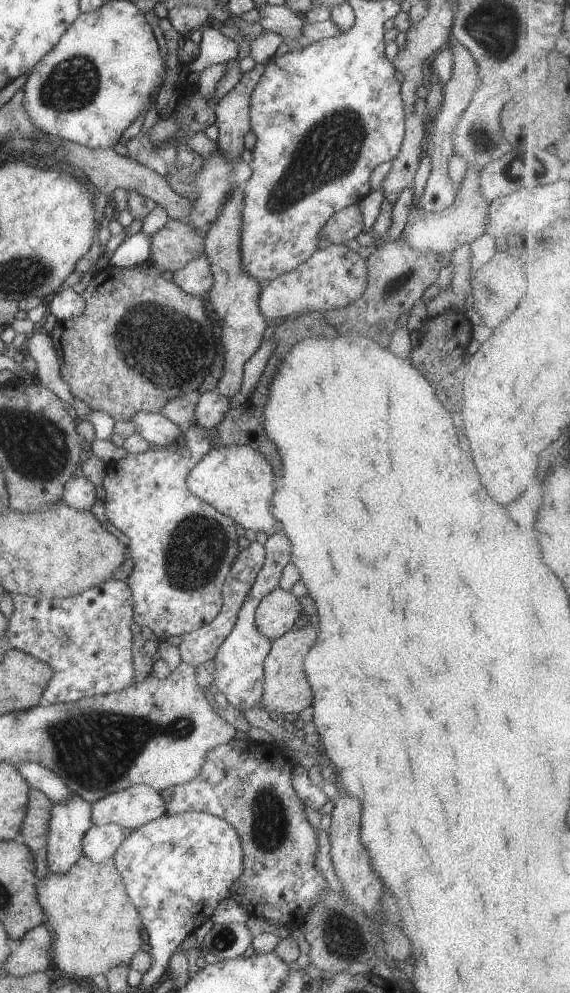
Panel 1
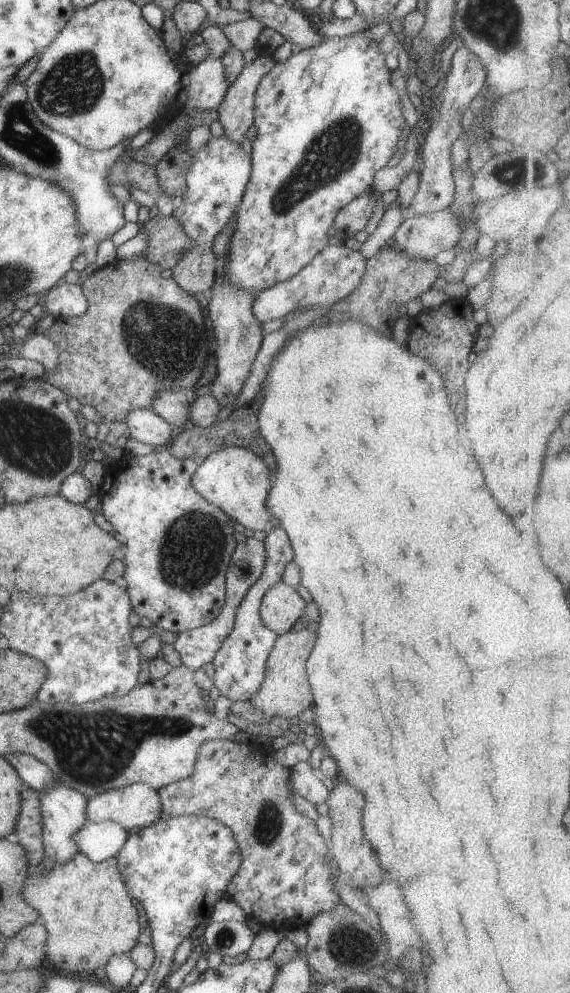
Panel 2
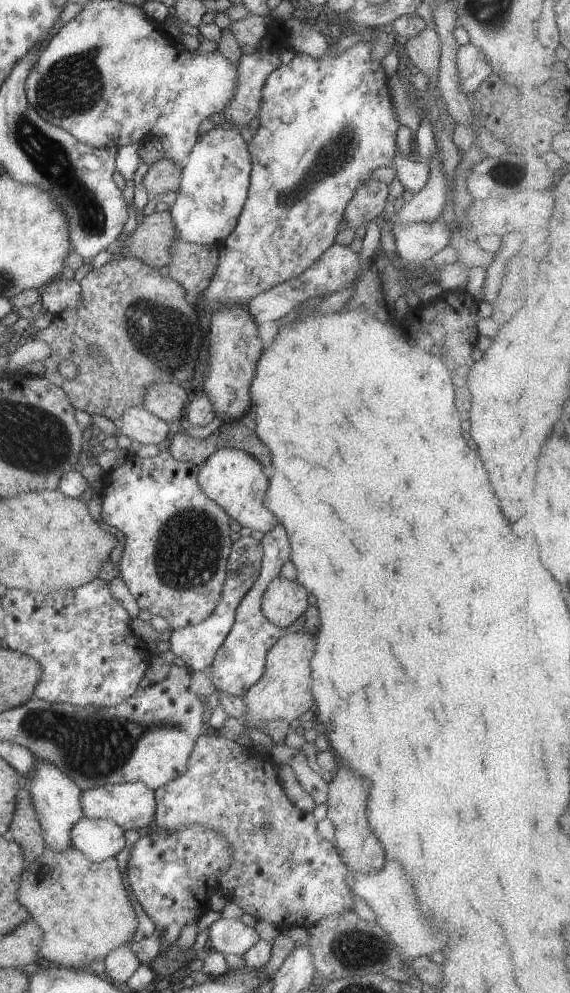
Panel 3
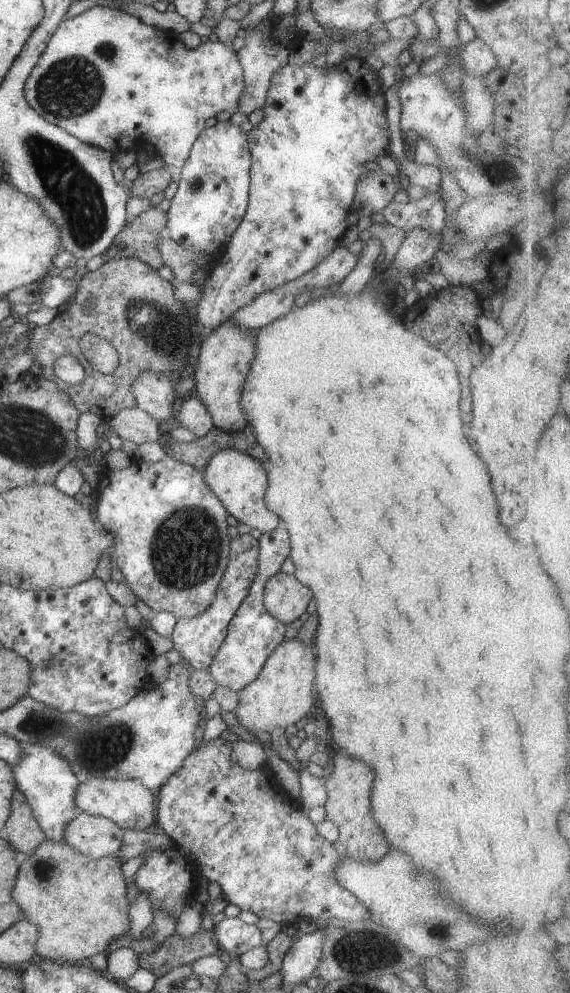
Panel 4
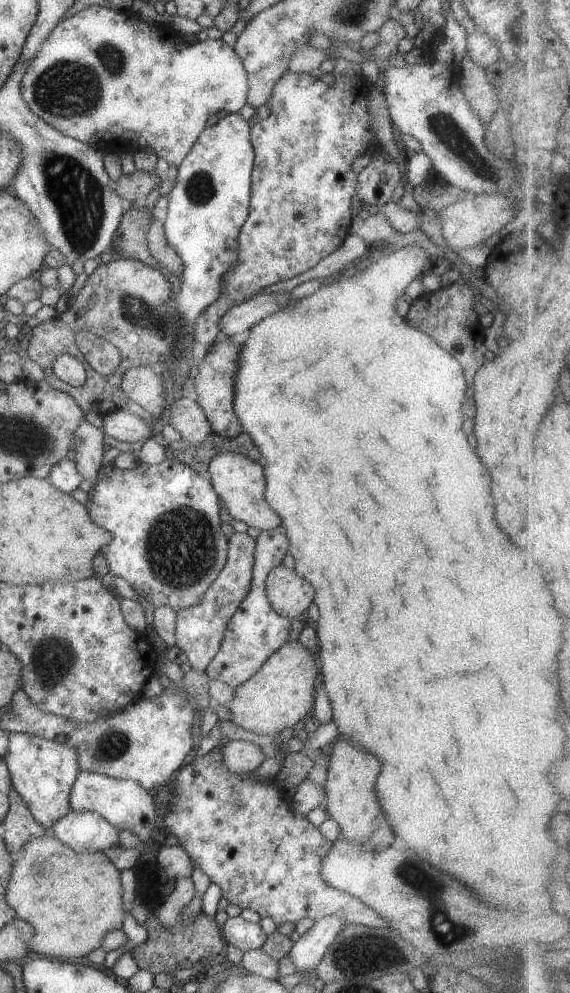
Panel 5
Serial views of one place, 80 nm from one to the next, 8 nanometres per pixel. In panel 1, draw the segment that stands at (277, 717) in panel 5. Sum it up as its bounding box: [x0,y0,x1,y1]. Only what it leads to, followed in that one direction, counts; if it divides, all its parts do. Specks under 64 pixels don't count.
[259,626,317,714]

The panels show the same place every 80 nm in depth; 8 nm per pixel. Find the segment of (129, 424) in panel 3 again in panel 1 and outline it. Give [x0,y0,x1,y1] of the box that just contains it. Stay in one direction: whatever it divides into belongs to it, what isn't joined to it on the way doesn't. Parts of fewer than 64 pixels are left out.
[130,411,183,447]

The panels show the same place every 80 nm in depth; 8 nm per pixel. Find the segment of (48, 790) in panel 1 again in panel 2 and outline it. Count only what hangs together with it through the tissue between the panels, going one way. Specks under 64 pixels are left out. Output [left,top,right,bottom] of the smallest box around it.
[4,752,55,792]

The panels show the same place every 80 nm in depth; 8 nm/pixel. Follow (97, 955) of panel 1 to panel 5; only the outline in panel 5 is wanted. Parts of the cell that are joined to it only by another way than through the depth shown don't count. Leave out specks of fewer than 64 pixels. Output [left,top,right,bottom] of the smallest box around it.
[4,835,125,958]

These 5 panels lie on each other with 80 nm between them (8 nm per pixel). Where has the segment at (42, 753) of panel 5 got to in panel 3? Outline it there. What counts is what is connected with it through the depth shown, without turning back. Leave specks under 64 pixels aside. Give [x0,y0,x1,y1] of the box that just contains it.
[21,756,82,852]

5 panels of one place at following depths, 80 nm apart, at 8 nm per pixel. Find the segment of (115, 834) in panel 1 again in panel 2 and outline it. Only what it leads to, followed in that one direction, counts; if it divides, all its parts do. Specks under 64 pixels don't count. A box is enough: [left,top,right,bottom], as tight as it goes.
[73,821,129,863]

